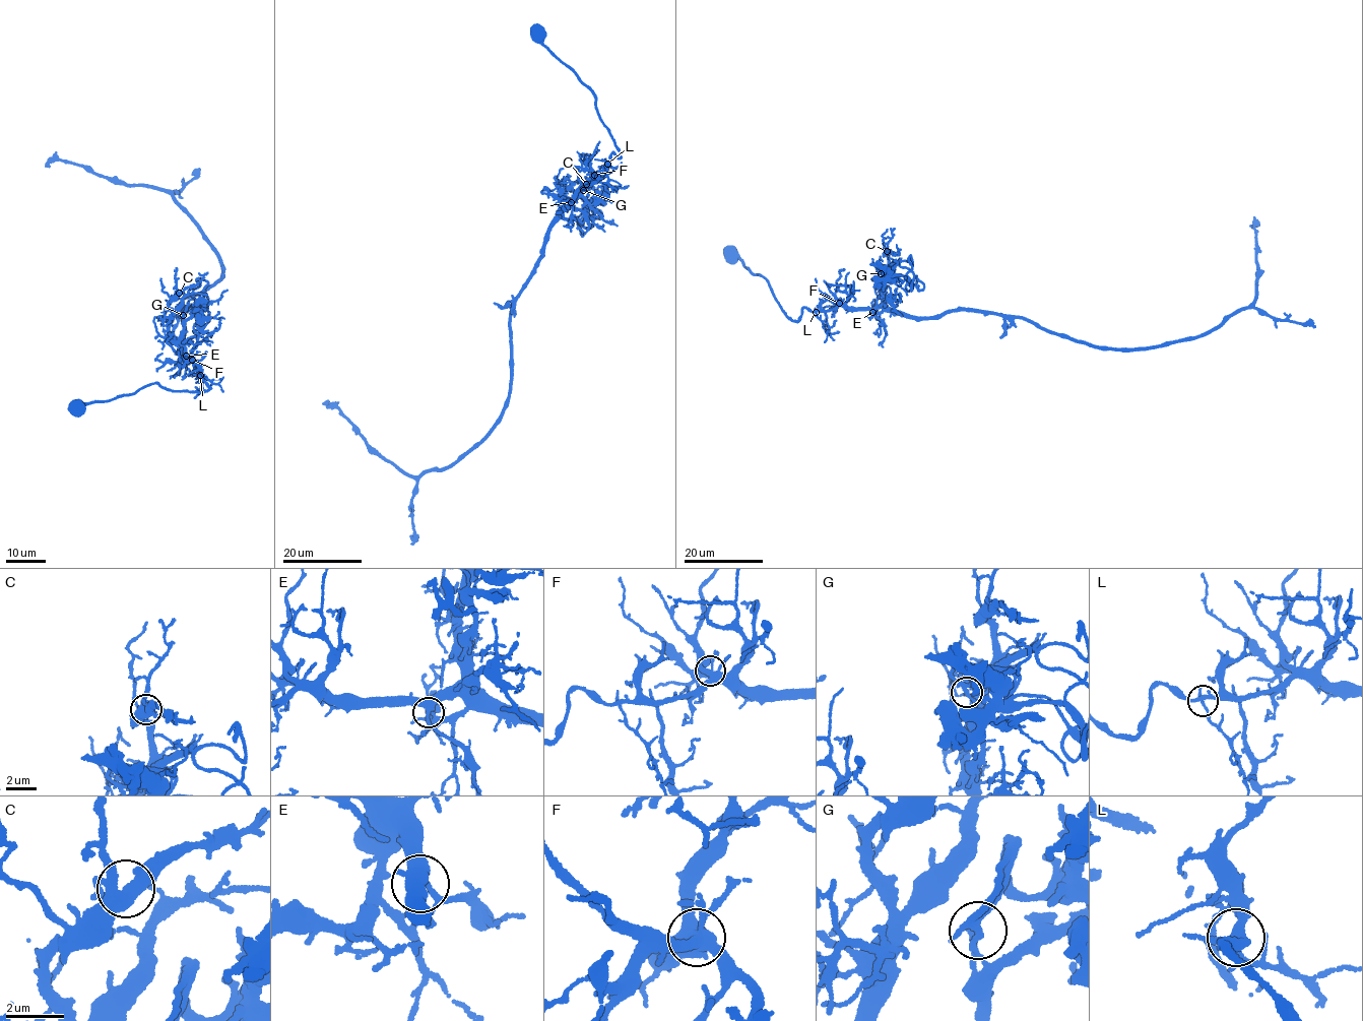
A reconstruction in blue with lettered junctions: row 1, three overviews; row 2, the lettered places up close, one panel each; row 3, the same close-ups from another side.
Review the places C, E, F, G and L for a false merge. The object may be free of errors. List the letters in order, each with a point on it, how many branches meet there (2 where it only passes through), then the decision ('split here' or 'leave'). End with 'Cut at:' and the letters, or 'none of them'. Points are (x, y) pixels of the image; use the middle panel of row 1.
C: (586, 184) | 6 | leave
E: (571, 202) | 4 | leave
F: (594, 175) | 5 | leave
G: (583, 190) | 4 | split here
L: (607, 164) | 4 | leave
Cut at: G

